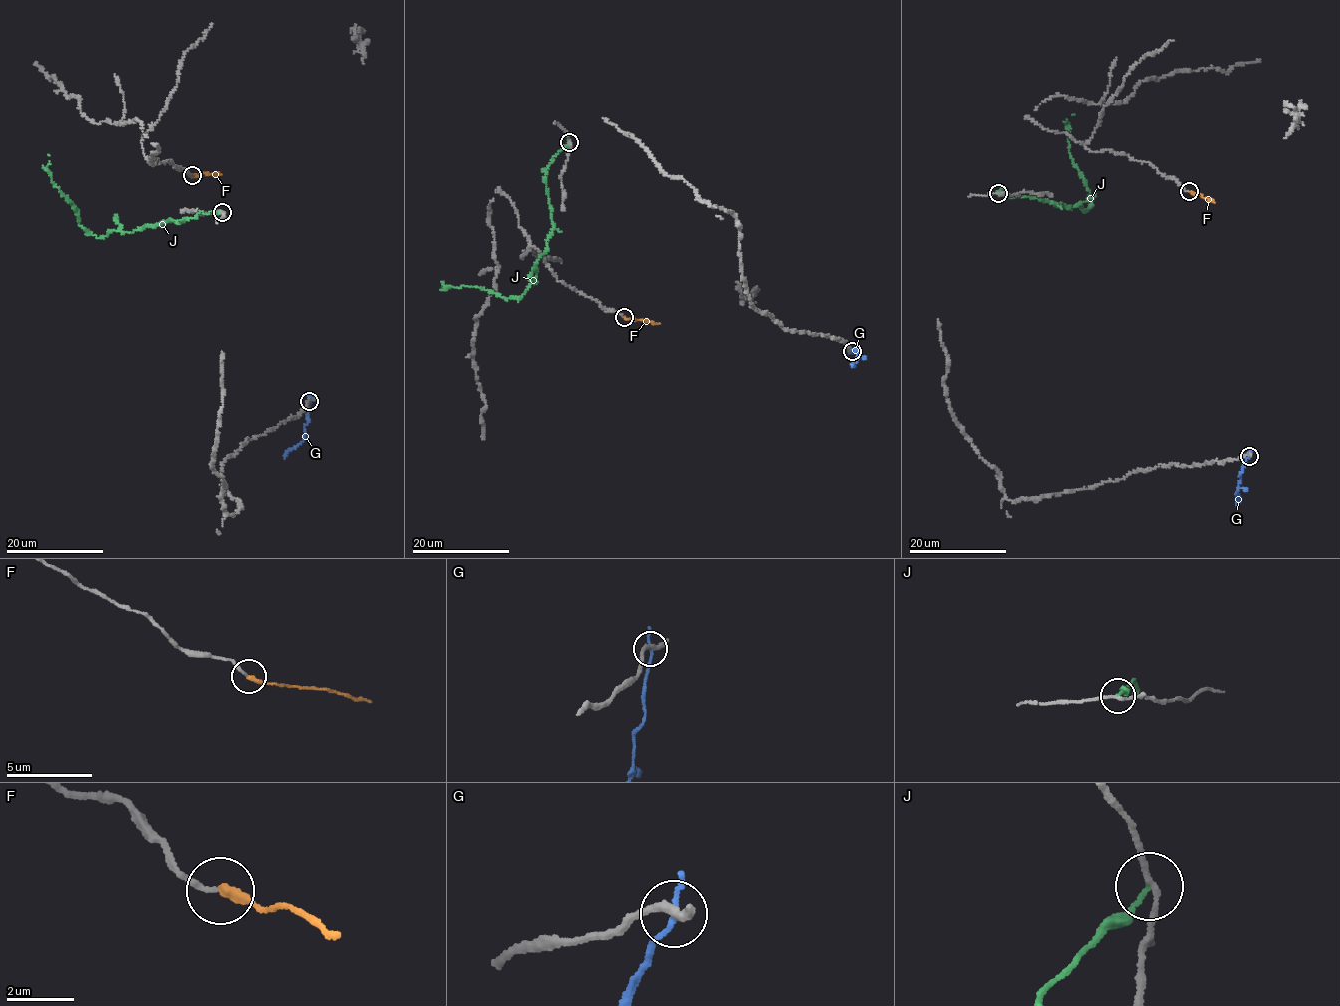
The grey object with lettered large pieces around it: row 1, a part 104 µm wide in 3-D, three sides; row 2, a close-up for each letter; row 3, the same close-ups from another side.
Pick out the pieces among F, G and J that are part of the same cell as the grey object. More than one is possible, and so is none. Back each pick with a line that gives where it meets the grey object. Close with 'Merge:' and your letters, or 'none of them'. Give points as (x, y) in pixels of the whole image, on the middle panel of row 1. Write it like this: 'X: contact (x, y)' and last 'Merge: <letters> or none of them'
F: contact (624, 317)
Merge: F

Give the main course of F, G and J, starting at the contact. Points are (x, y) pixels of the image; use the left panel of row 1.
F: (192, 175), (220, 174)
G: (309, 401), (304, 438), (283, 459)
J: (222, 213), (201, 212), (181, 221), (169, 219), (96, 237), (78, 222), (76, 208), (53, 183), (49, 154)

